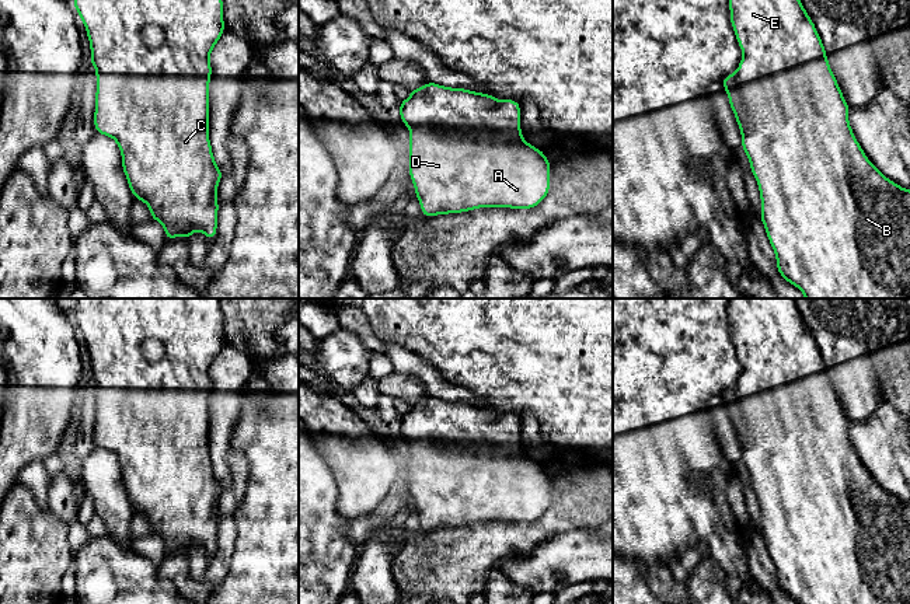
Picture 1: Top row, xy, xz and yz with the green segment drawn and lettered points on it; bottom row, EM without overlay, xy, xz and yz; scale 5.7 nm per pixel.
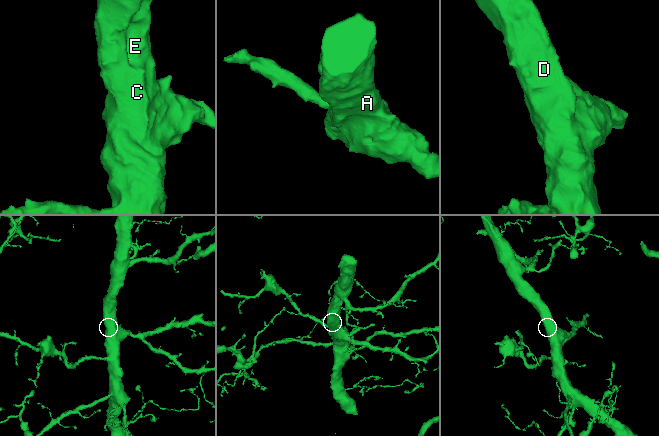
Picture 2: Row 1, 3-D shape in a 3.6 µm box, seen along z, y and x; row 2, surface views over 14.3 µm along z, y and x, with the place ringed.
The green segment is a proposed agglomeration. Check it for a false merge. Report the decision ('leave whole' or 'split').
leave whole

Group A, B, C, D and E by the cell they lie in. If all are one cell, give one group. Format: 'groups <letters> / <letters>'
groups A B C D E

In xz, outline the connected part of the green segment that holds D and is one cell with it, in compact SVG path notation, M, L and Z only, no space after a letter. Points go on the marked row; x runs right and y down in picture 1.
M429 81L411 90L411 95L398 107L401 121L411 133L408 170L425 217L463 213L480 207L533 209L548 195L551 164L545 153L522 139L517 101L498 101L491 94L443 87Z

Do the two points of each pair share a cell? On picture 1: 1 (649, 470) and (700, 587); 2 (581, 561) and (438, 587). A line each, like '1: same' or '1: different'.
1: different
2: different

